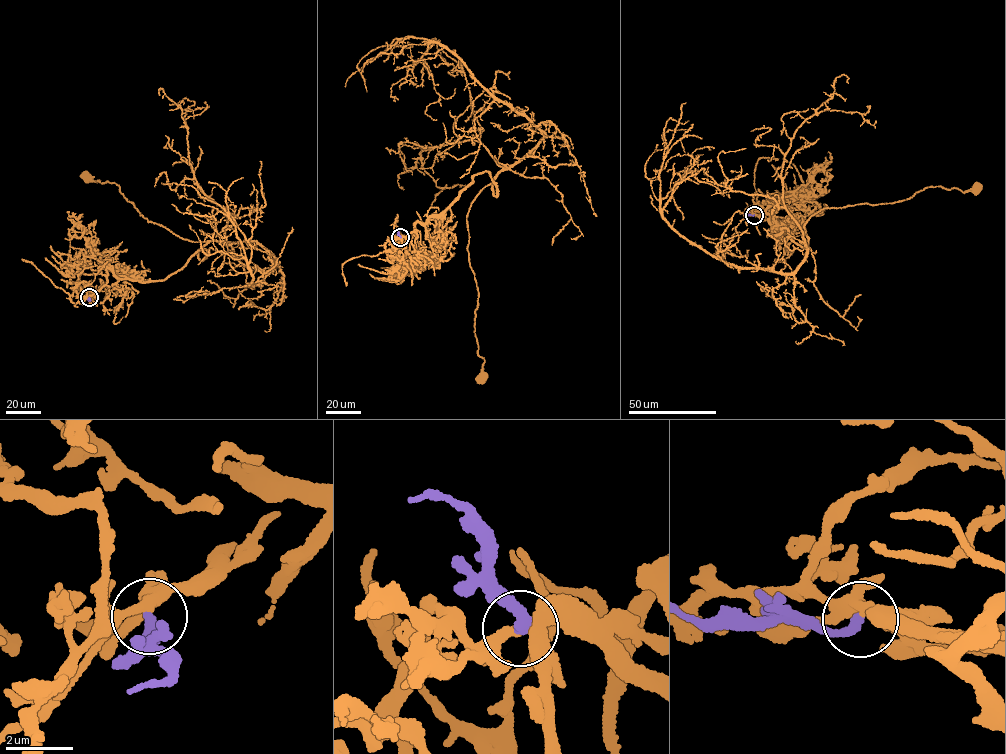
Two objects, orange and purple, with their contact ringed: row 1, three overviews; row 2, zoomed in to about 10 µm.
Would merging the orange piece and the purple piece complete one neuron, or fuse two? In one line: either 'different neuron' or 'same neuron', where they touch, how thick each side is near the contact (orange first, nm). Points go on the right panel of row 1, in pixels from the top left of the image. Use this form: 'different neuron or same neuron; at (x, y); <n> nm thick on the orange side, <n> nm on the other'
same neuron; at (754, 215); 280 nm thick on the orange side, 320 nm on the other

